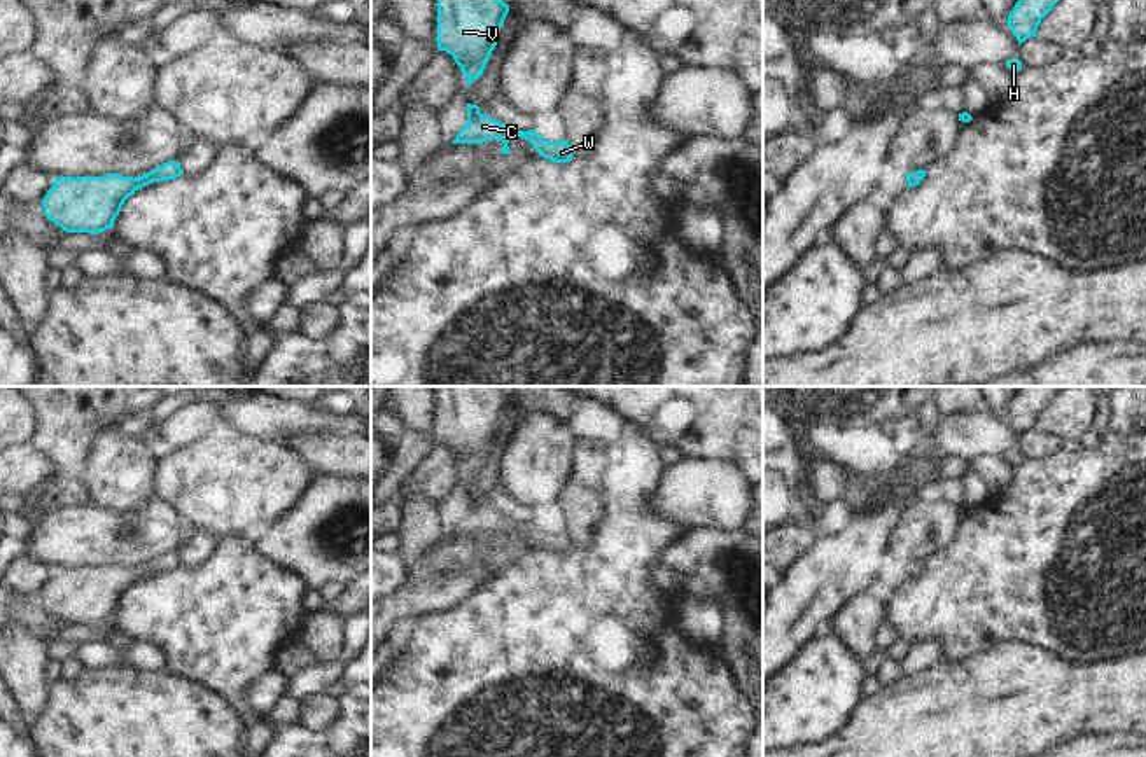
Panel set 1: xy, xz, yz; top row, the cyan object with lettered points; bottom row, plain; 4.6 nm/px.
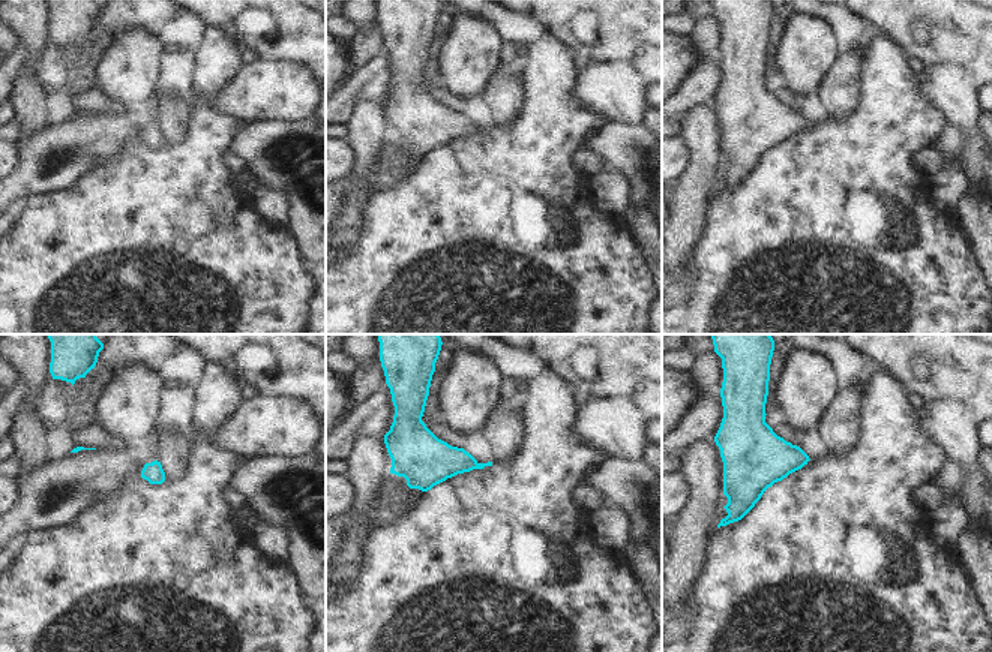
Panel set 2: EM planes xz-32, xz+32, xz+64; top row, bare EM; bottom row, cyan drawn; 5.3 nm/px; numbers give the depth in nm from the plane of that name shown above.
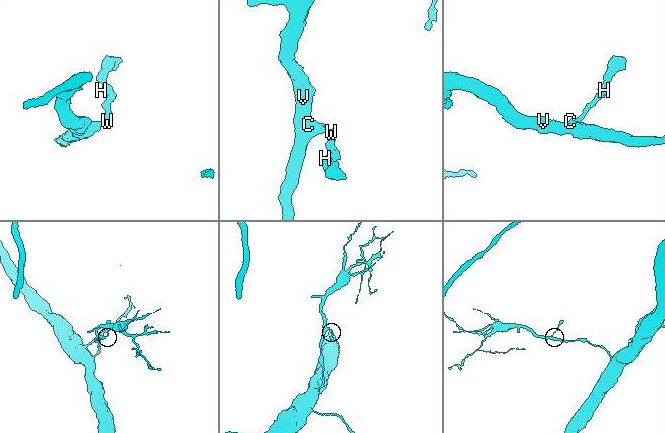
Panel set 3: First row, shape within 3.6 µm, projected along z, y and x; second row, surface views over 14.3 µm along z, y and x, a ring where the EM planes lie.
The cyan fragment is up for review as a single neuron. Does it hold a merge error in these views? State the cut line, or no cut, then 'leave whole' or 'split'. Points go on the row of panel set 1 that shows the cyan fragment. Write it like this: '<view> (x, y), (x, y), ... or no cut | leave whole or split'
no cut | leave whole

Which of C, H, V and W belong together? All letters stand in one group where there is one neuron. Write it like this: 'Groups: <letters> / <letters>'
Groups: C H V W.

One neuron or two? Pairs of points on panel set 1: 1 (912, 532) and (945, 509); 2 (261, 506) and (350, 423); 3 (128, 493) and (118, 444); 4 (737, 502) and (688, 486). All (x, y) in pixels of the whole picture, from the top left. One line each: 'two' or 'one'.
1: one
2: two
3: one
4: one

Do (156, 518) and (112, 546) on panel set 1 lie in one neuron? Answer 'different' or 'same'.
same

